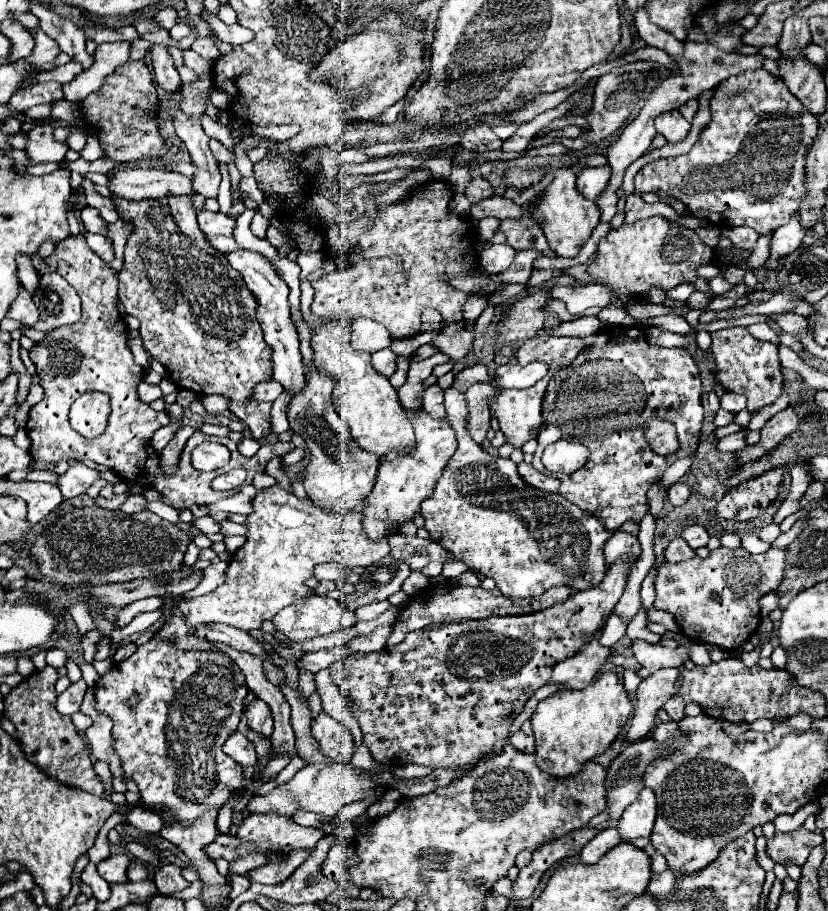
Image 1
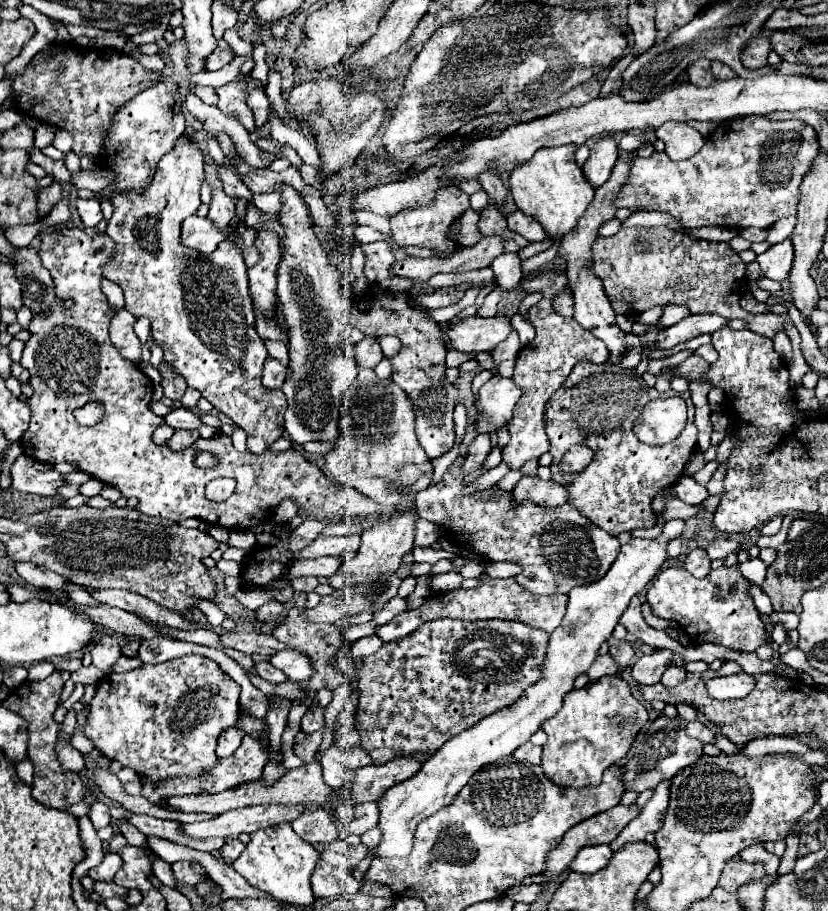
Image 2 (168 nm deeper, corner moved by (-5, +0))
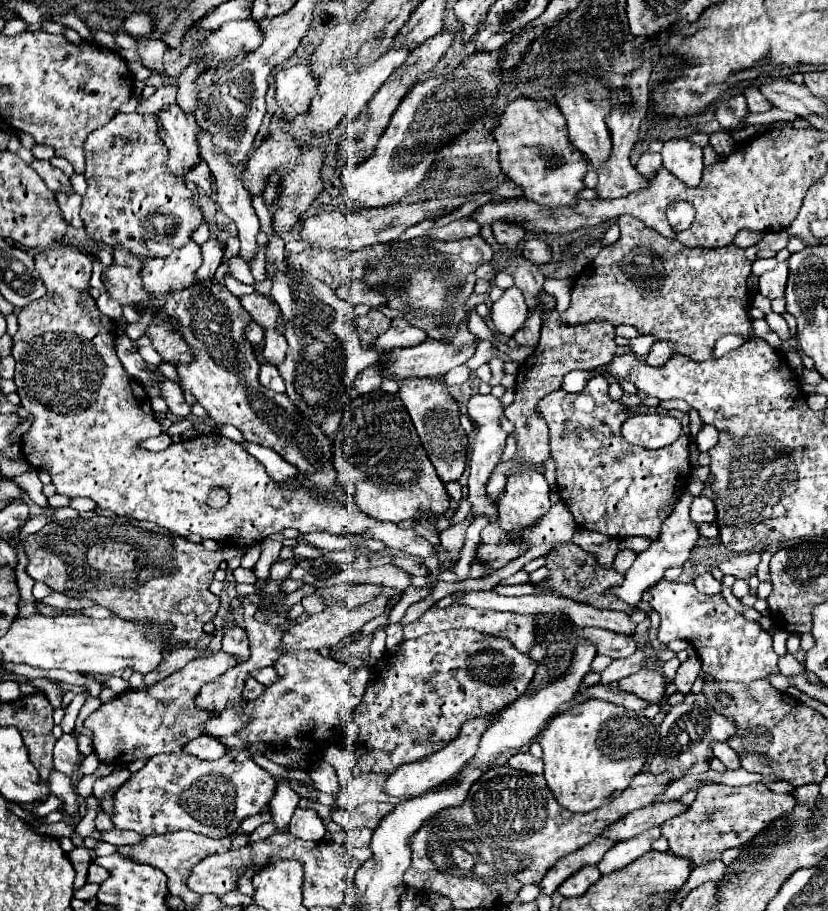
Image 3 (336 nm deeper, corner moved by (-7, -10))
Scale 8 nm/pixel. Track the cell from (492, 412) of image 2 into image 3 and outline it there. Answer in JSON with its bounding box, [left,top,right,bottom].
[468,394,508,522]

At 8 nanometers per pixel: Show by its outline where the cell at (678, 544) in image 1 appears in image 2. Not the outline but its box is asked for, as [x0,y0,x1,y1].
[686,548,712,578]

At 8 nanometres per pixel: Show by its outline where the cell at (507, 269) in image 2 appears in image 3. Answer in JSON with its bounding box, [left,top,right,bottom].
[492,286,528,336]

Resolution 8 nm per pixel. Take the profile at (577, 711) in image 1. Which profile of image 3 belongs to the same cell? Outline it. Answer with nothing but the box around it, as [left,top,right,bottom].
[540,698,654,812]

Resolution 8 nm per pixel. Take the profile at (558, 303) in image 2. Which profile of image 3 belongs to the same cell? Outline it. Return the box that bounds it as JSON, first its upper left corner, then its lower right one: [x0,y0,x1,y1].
[560,220,752,362]

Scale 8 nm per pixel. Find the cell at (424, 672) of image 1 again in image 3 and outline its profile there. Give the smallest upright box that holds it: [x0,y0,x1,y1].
[354,630,536,774]

